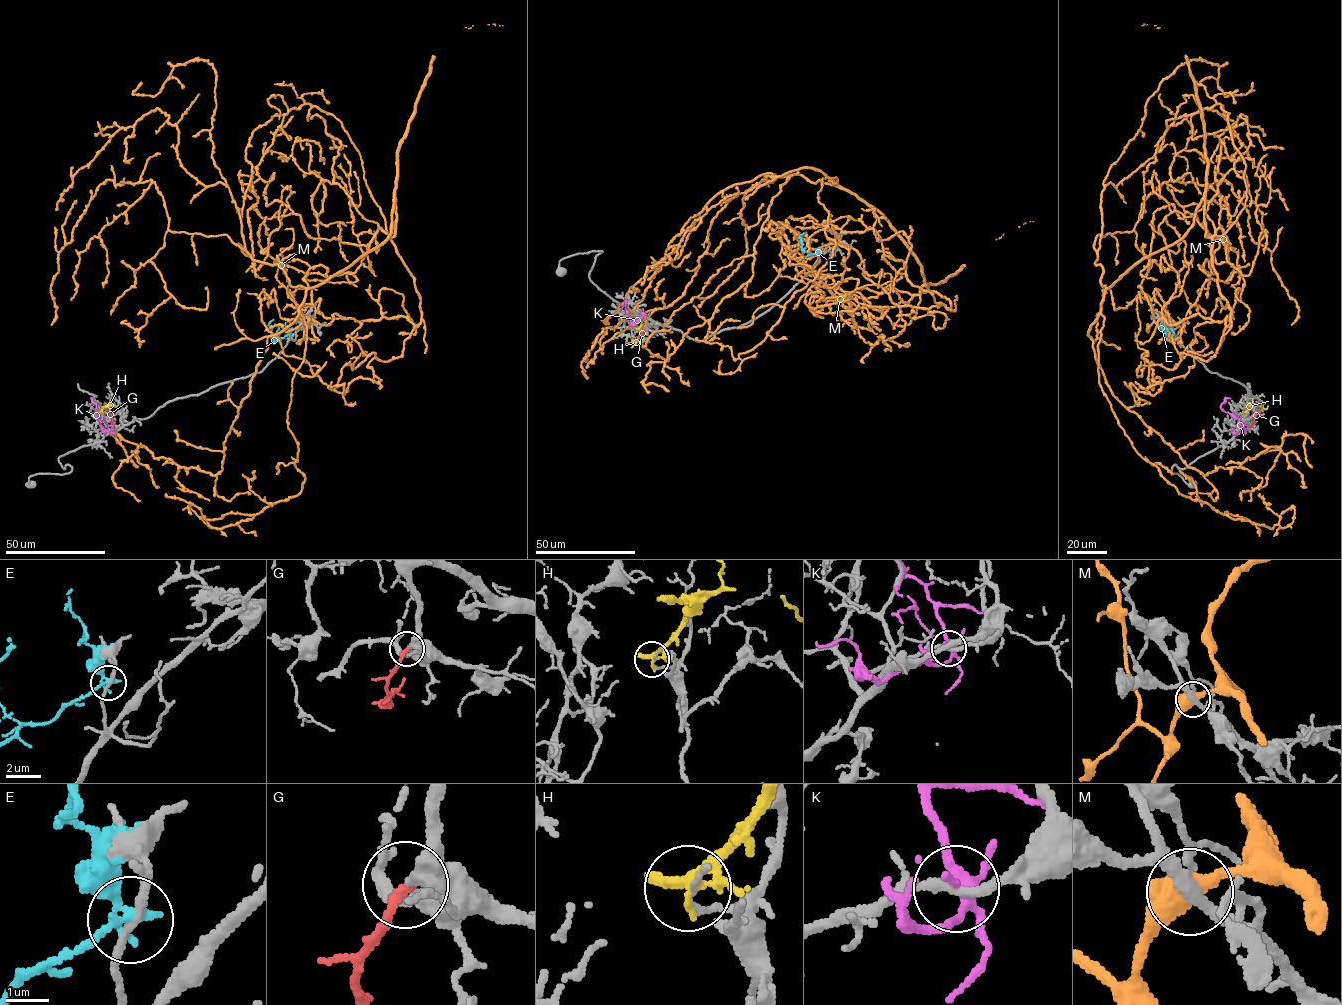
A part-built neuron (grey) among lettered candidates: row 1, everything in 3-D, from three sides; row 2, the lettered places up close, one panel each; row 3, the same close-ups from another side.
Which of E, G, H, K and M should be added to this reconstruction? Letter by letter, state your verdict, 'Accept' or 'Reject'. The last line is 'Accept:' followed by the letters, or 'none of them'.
E: Reject
G: Accept
H: Reject
K: Reject
M: Reject
Accept: G

